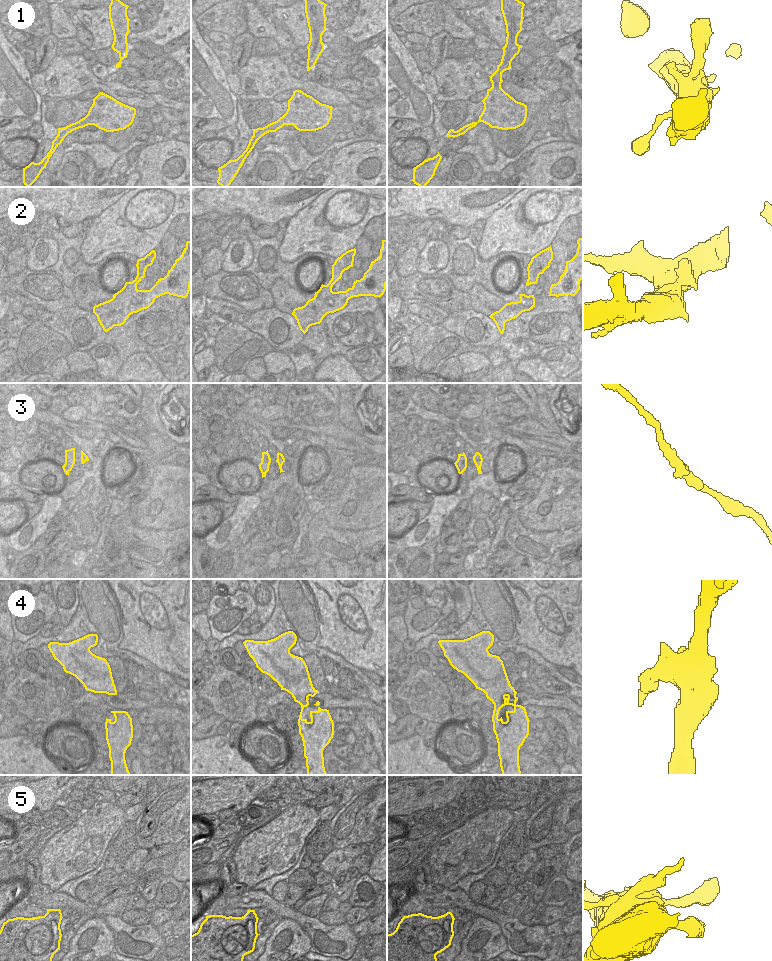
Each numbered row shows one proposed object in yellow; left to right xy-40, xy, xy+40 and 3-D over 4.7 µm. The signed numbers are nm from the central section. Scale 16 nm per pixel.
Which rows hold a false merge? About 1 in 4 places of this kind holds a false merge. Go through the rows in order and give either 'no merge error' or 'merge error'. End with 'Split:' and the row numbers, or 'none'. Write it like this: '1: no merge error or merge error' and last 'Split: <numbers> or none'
1: no merge error
2: no merge error
3: no merge error
4: no merge error
5: no merge error
Split: none

